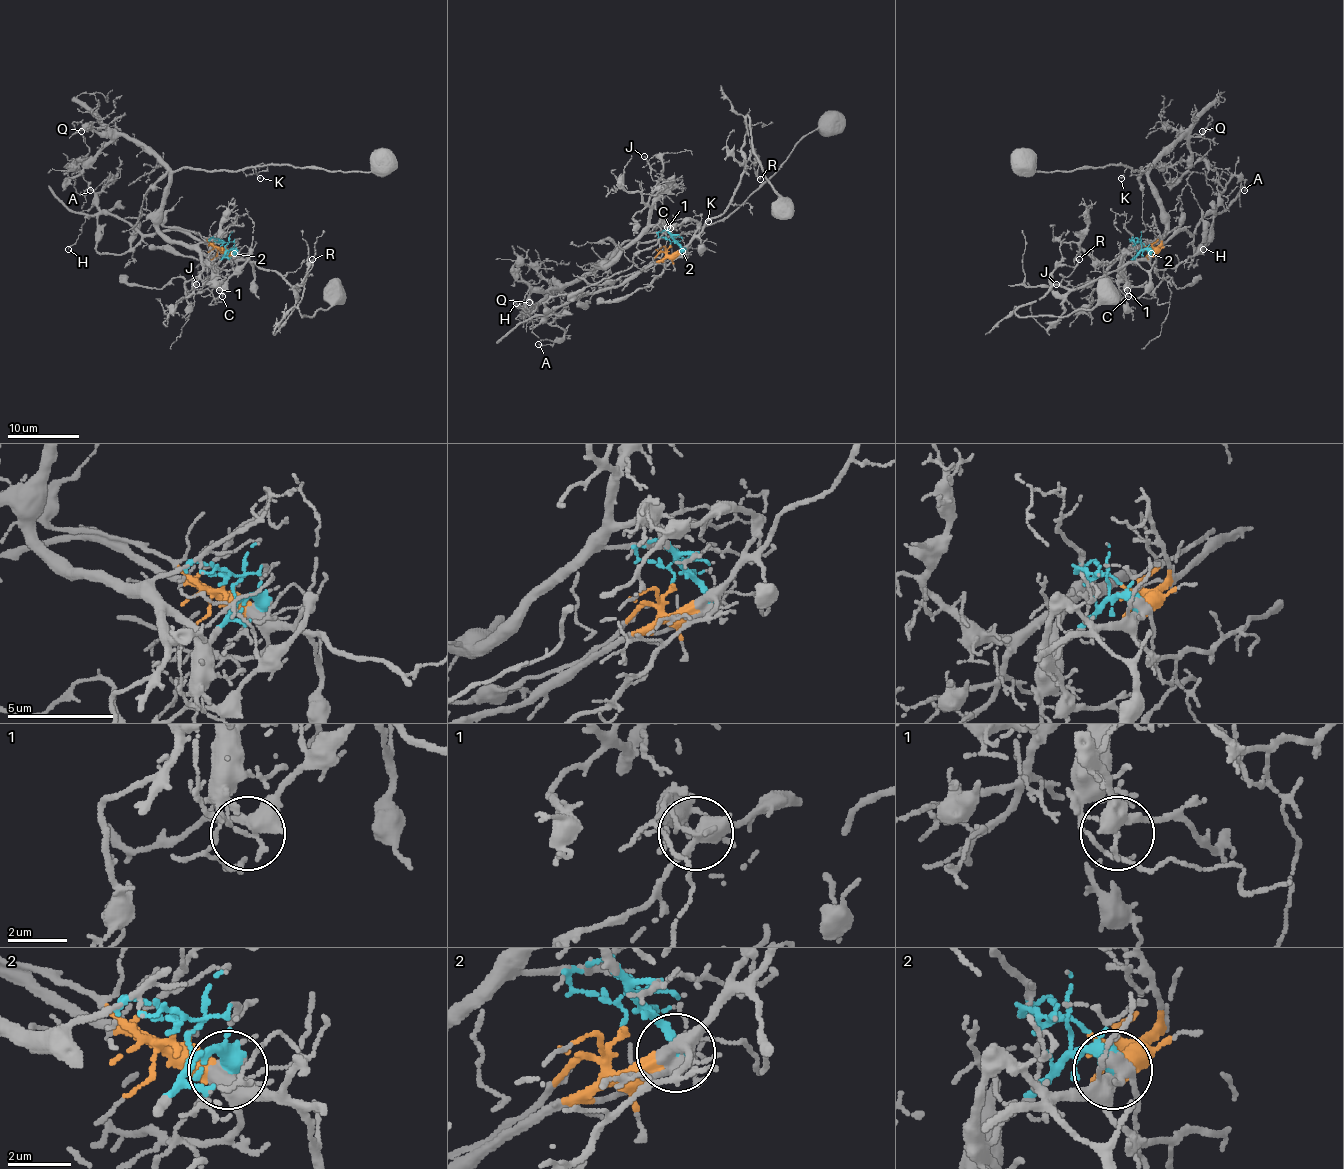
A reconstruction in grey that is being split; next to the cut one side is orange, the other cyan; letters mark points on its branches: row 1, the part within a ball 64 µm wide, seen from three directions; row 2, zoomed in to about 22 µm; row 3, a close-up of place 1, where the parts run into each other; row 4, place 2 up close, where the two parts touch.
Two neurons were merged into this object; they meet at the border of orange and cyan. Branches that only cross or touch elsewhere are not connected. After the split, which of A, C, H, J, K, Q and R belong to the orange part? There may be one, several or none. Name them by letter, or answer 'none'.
A, H, R

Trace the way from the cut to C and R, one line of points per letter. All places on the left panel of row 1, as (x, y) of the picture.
C: (221, 245), (225, 246), (225, 257), (216, 266), (212, 280), (214, 287), (223, 293), (221, 296)
R: (221, 245), (221, 250), (230, 250), (253, 261), (261, 268), (278, 273), (294, 289), (303, 280), (312, 259)

